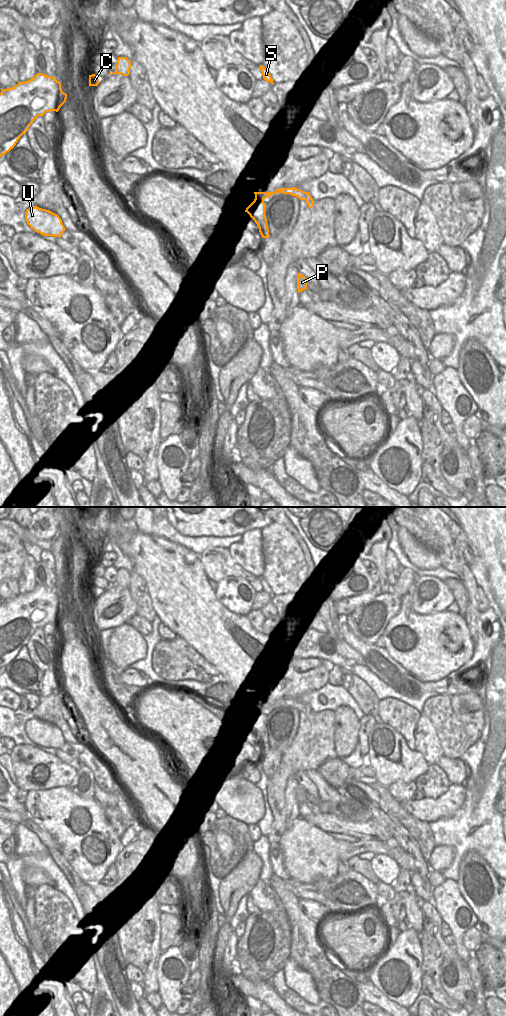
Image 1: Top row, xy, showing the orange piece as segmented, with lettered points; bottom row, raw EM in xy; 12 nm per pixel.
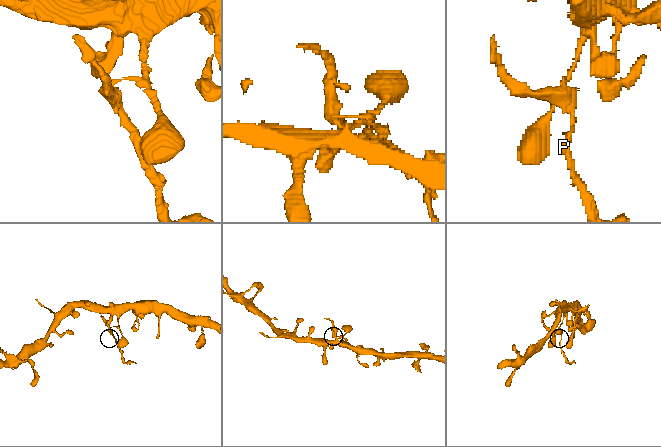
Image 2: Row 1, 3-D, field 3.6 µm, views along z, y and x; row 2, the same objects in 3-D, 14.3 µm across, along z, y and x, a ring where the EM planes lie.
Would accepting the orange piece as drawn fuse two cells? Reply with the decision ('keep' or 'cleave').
cleave

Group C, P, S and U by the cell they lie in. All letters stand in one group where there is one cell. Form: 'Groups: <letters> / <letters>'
Groups: C S U / P.

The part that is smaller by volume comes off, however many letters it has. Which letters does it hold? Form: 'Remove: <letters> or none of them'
Remove: P

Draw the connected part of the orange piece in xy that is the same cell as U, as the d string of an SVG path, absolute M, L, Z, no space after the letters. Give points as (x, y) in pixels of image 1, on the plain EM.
M37 718L26 722L25 732L31 741L44 748L61 749L66 742L57 726Z

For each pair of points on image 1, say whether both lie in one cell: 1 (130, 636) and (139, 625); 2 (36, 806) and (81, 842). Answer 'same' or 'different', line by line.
1: different
2: same

